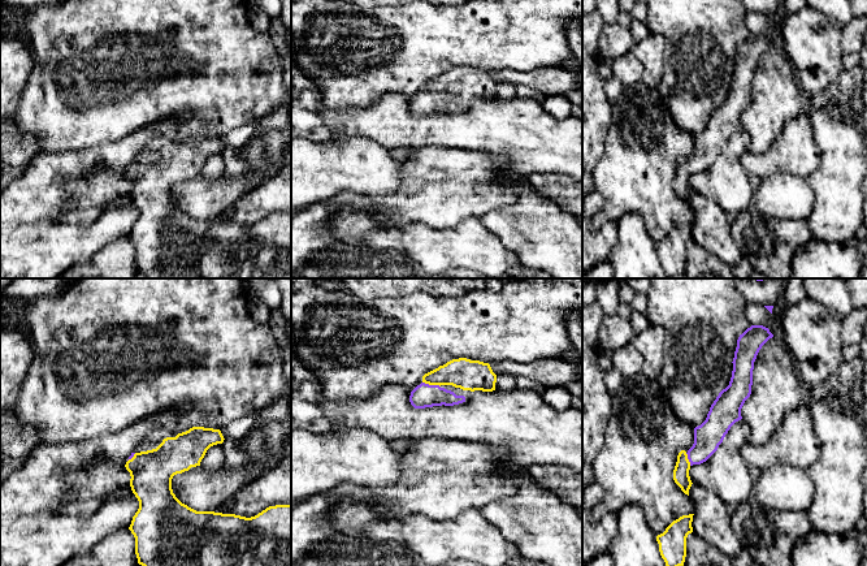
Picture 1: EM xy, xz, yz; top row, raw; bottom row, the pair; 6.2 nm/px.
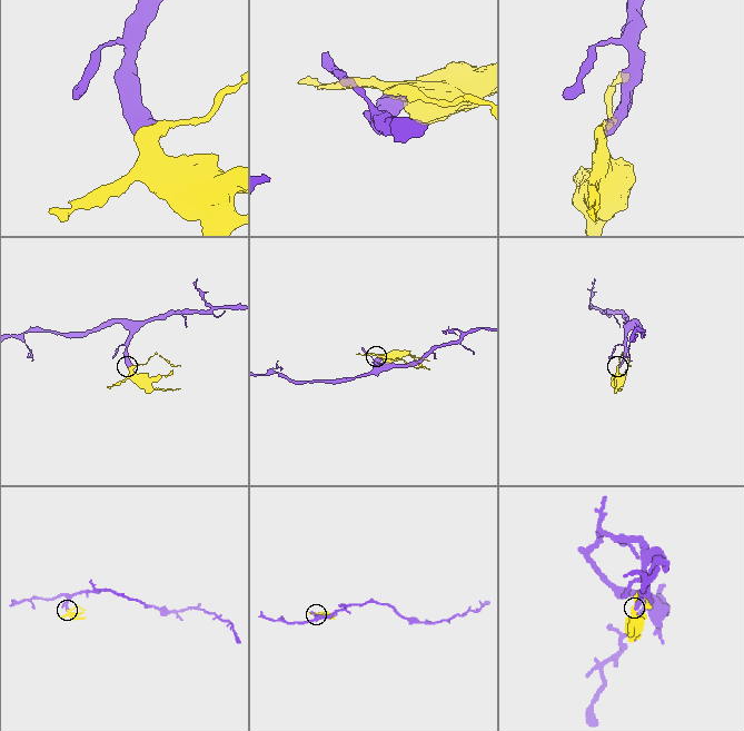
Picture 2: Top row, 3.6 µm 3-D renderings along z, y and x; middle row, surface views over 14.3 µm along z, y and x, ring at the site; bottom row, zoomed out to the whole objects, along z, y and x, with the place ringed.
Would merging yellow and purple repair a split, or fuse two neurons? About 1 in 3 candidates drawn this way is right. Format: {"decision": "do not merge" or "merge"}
{"decision": "merge"}

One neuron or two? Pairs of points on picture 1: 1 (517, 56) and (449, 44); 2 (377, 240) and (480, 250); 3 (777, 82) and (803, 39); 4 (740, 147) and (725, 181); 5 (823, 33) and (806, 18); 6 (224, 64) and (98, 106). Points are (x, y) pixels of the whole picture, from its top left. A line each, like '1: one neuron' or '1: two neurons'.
1: one neuron
2: one neuron
3: two neurons
4: one neuron
5: one neuron
6: one neuron

